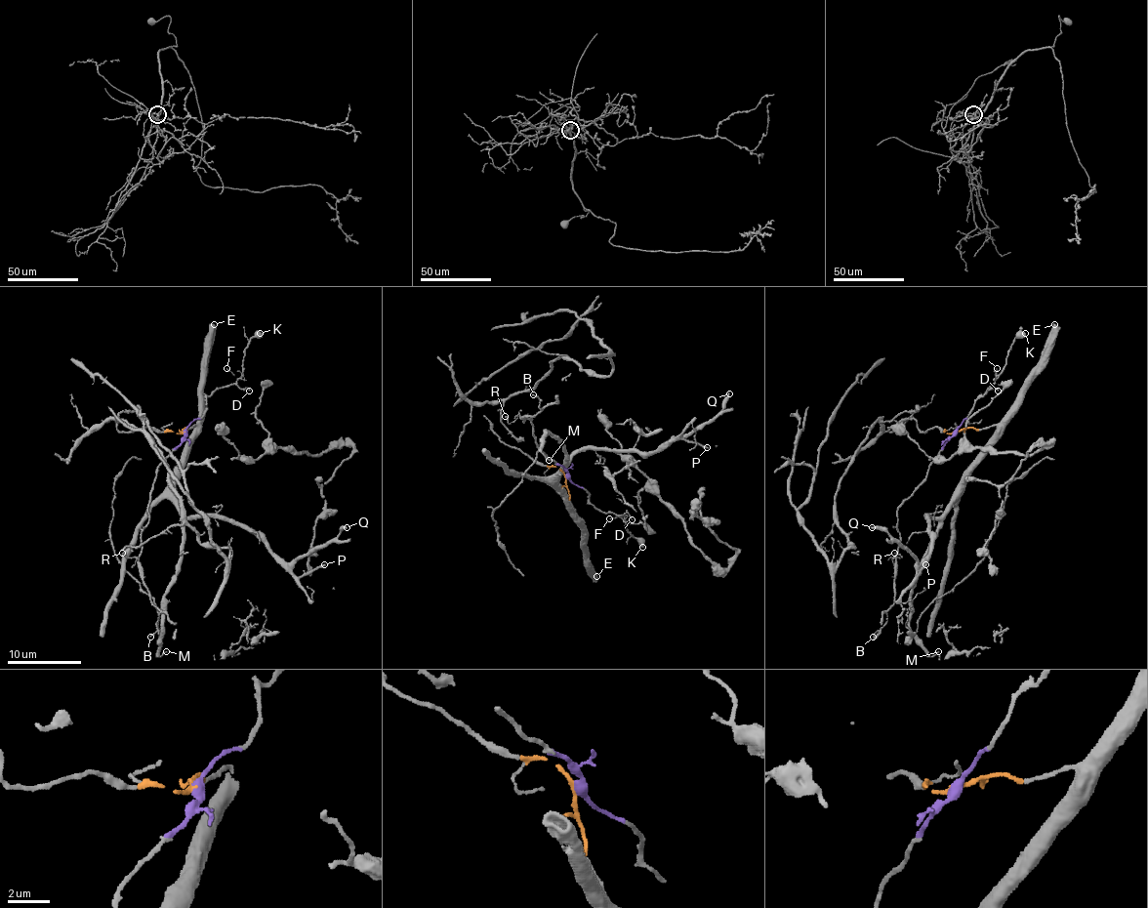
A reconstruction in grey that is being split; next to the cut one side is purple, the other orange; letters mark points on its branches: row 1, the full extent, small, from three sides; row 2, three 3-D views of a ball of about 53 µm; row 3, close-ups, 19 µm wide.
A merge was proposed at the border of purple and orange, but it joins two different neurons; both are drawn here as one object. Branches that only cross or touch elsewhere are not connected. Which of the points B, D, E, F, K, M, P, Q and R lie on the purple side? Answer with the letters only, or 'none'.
B, D, F, K, R

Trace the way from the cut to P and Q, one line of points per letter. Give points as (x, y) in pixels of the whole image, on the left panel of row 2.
P: (184, 432), (194, 429), (176, 485), (176, 506), (186, 516), (222, 515), (244, 523), (297, 577), (324, 564)
Q: (184, 432), (194, 429), (176, 485), (176, 506), (186, 516), (232, 518), (286, 562), (324, 548), (347, 527)

